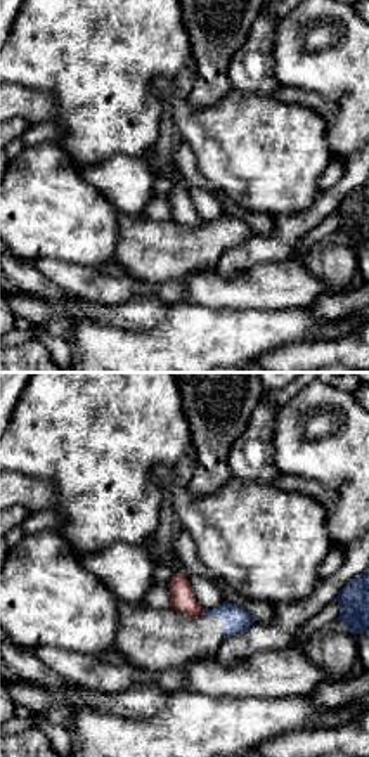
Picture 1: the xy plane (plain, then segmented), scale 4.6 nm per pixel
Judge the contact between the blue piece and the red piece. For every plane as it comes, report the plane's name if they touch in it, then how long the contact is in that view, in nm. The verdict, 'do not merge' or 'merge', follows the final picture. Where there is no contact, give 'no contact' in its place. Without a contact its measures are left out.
contact in xy; length 40 nm

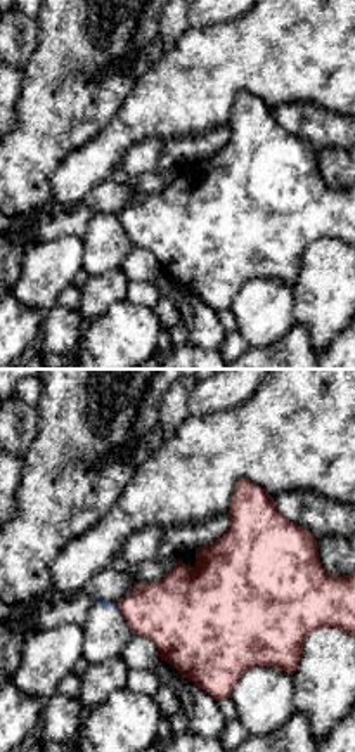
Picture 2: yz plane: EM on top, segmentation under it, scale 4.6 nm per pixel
contact in yz; length 40 nm

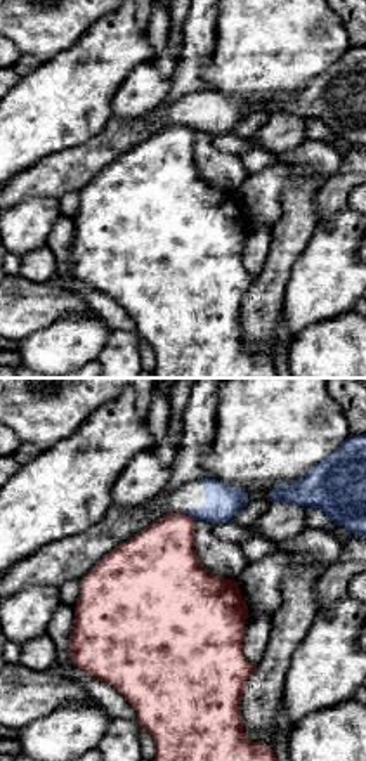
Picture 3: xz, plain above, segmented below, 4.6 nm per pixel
contact in xz; length 70 nm

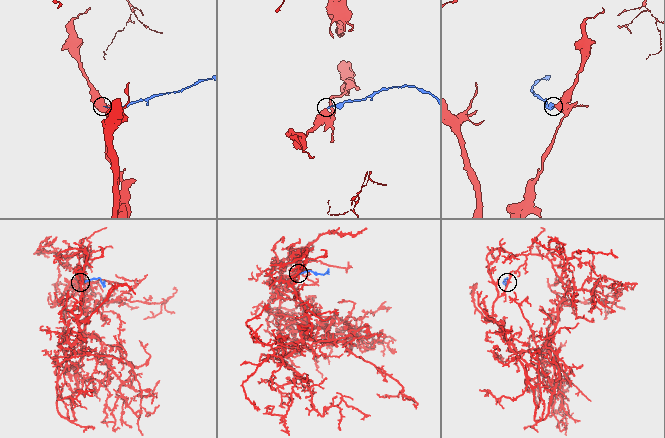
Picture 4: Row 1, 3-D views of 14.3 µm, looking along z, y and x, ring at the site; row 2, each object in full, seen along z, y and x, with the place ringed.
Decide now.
do not merge

